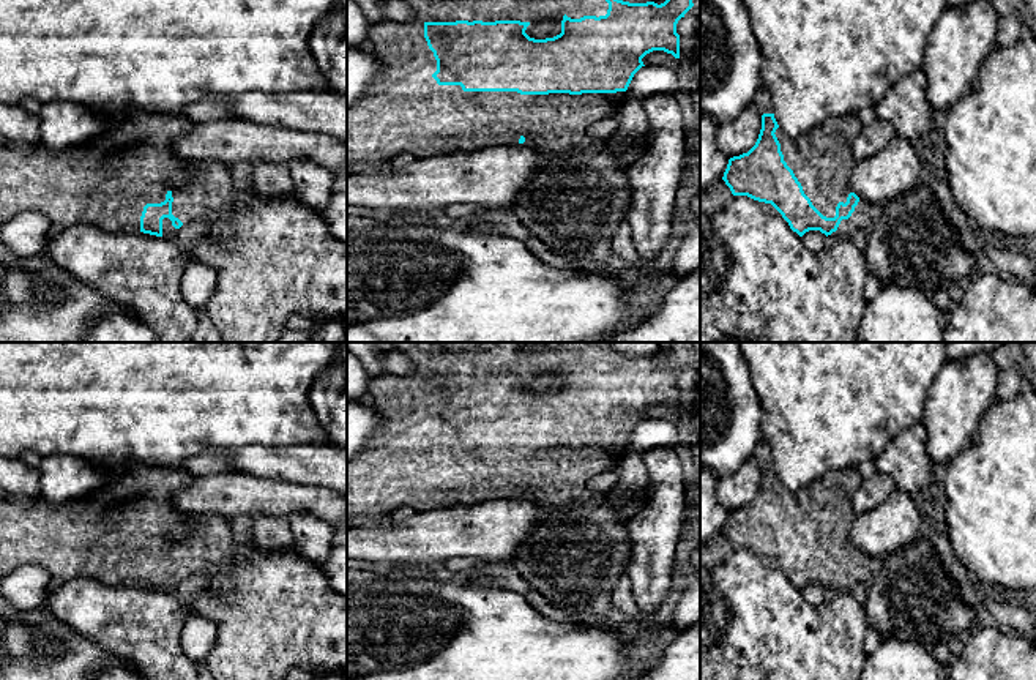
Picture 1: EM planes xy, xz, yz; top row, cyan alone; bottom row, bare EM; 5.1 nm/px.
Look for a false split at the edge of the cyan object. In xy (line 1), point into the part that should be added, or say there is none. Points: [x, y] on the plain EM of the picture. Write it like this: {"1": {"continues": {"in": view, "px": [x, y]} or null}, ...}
{"1": {"continues": {"in": "xy", "px": [106, 535]}}}

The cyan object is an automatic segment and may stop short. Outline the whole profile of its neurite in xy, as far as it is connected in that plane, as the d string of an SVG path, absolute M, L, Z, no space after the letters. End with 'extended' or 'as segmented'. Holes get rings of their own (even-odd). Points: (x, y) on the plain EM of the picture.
M125 462L114 470L120 472L115 480L58 506L41 499L33 503L0 500L0 579L20 566L38 565L47 570L55 585L90 577L112 587L170 590L181 579L207 573L233 555L237 540L230 519L181 513L172 503L172 495L194 475L181 467L139 462ZM184 524L192 532L173 538L172 530Z; extended

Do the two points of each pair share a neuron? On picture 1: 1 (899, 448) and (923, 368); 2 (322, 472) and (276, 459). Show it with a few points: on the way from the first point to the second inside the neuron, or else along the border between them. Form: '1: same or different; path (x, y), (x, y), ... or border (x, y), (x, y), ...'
1: different; border (920, 422), (899, 431), (877, 456)
2: same; path (311, 464), (287, 464)

